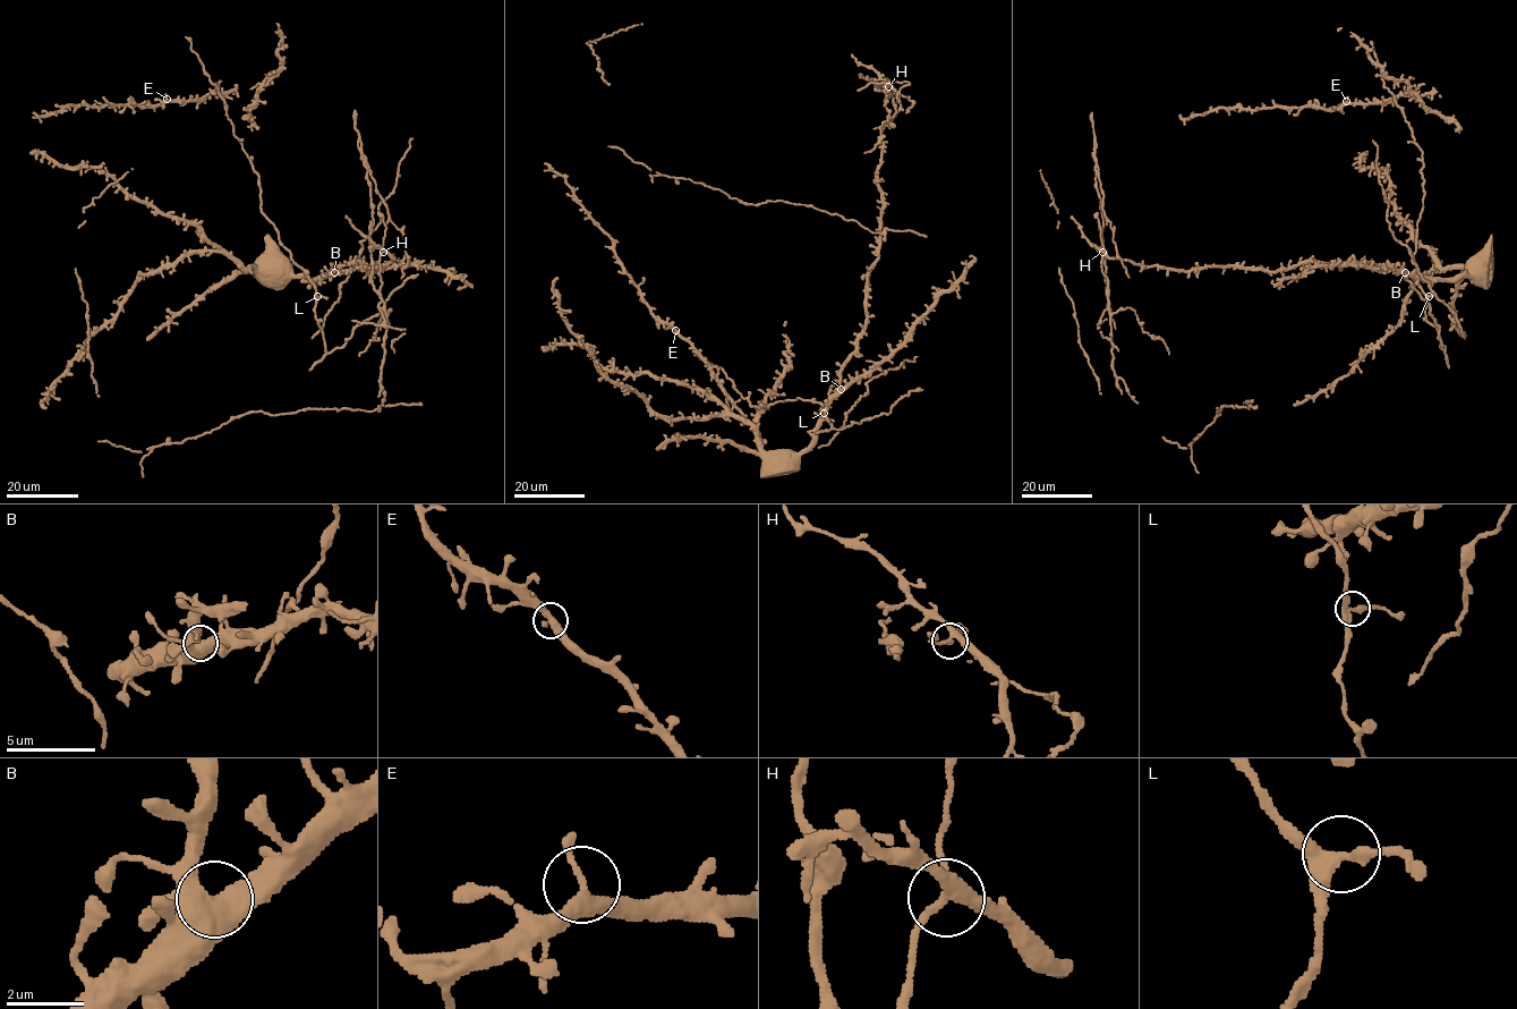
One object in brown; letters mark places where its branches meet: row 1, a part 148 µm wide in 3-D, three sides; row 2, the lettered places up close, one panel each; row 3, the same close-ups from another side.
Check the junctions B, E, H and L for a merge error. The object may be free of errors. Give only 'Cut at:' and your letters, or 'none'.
Cut at: H

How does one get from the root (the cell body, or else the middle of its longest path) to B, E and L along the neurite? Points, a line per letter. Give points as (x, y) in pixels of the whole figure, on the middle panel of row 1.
B: (781, 456), (800, 452), (810, 444), (823, 407), (841, 389)
E: (781, 456), (810, 444), (826, 401), (798, 397), (752, 406), (675, 330)
L: (781, 456), (803, 450), (812, 440), (824, 401), (820, 403), (824, 413)

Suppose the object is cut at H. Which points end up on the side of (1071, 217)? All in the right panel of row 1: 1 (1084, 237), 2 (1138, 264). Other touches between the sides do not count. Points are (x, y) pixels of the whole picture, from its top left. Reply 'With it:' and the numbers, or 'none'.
With it: 1, 2

